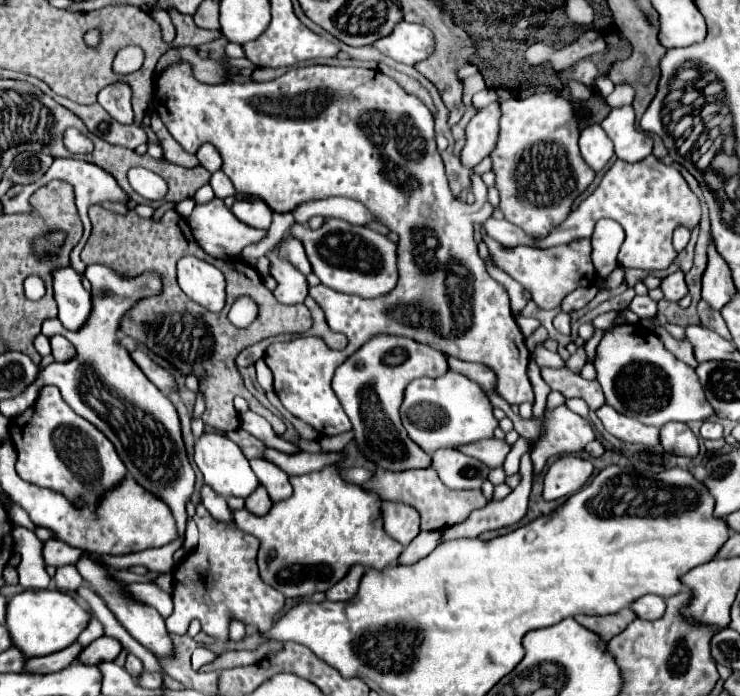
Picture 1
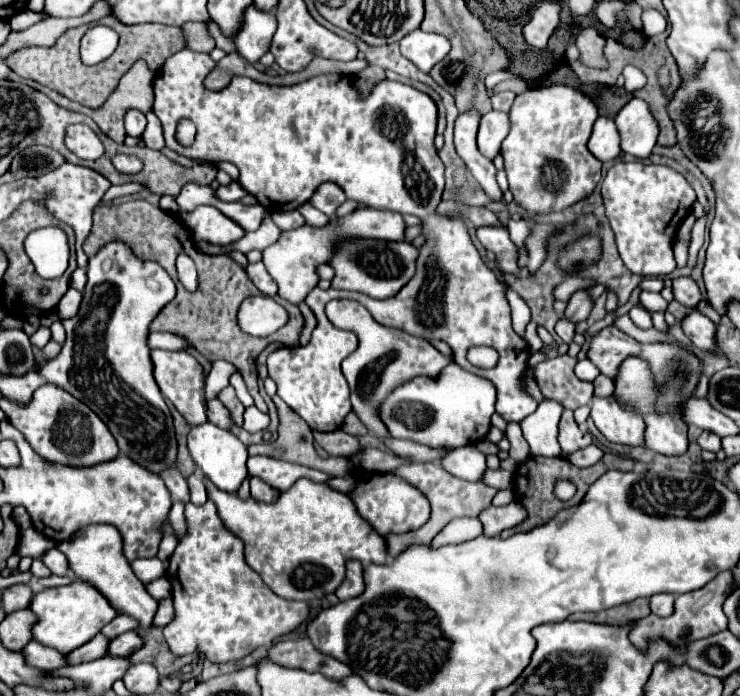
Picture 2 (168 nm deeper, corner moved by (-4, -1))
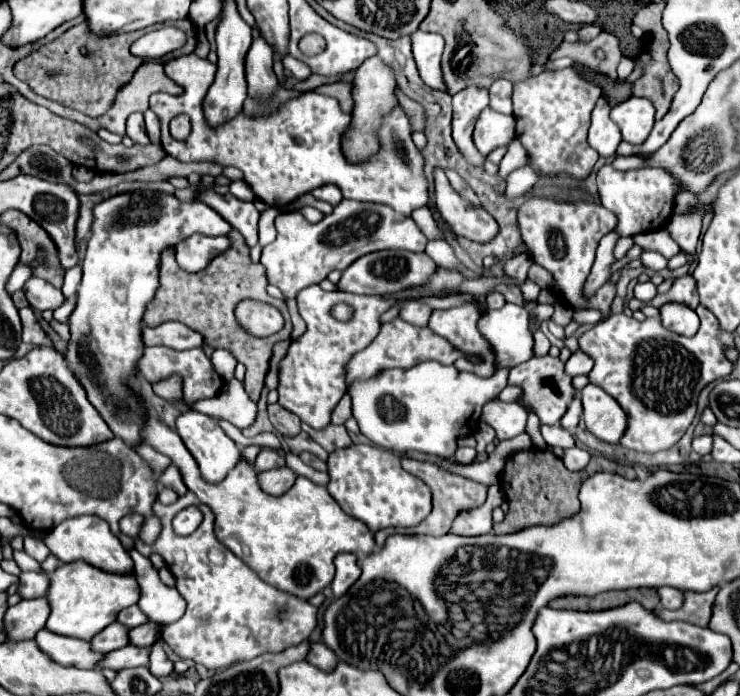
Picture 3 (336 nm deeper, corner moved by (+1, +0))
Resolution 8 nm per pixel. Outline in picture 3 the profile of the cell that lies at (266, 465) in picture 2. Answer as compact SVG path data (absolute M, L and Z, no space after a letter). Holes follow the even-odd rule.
M266 447L258 453L258 457L256 457L256 461L254 461L254 467L256 467L258 471L270 471L270 469L280 467L280 465L286 465L286 463L284 463L284 457L282 457L278 451L266 449Z

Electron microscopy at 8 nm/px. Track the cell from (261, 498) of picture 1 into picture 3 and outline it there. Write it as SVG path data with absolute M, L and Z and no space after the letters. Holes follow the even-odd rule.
M278 467L274 471L264 471L264 473L258 473L258 481L260 481L260 487L270 493L270 495L284 495L296 481L296 473L290 469L290 467Z

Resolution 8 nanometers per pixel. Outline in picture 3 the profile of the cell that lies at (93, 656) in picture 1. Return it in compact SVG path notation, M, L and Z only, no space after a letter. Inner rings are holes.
M144 623L142 627L134 627L130 631L130 643L136 647L150 647L162 635L162 627L156 623Z

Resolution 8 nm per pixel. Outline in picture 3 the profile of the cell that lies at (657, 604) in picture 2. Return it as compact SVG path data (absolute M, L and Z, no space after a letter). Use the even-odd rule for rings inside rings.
M662 587L660 603L664 609L680 609L684 605L684 591L674 589L674 587Z

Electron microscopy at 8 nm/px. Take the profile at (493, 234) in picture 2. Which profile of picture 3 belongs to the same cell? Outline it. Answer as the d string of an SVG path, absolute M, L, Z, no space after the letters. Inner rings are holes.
M434 169L434 195L440 215L458 237L476 243L488 243L496 237L498 223L494 217L484 207L468 203L458 191L454 191L442 169Z

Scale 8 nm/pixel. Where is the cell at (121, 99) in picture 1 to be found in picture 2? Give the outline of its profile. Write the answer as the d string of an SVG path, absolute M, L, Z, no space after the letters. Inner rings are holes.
M127 110L125 112L125 128L129 136L141 136L145 130L145 114L139 110Z

